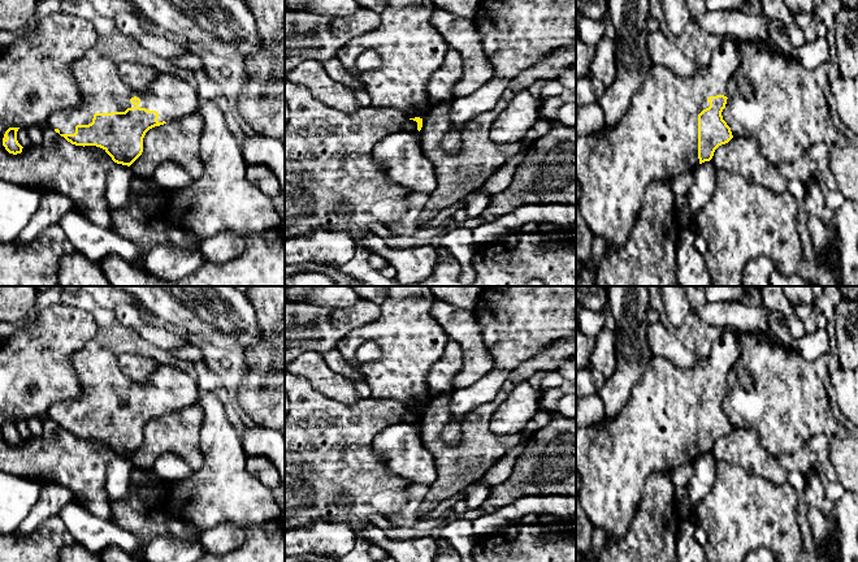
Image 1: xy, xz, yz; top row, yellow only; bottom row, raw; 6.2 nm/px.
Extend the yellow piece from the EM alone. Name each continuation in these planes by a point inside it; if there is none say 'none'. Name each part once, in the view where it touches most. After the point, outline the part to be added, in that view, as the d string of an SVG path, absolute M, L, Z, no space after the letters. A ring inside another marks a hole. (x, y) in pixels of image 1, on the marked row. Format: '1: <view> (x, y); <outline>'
1: xy (102, 90); M95 48L87 51L73 62L72 75L81 91L79 104L72 108L53 111L44 124L44 126L49 129L58 129L60 134L74 134L75 126L91 124L95 113L125 112L127 108L135 107L130 101L134 96L140 99L140 104L136 107L156 111L159 113L159 122L183 118L185 116L198 112L200 103L198 88L194 83L190 83L186 78L169 73L159 73L157 78L153 79L144 91L130 88L121 79L117 64L113 59L109 59Z

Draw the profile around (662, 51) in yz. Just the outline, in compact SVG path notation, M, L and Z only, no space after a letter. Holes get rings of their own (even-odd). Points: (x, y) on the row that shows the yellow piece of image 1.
M659 30L649 33L647 48L653 65L664 66L679 78L696 75L703 66L698 61L690 60Z

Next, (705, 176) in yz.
M711 161L699 164L693 172L694 182L684 196L686 209L694 216L711 198L716 186L716 168Z

